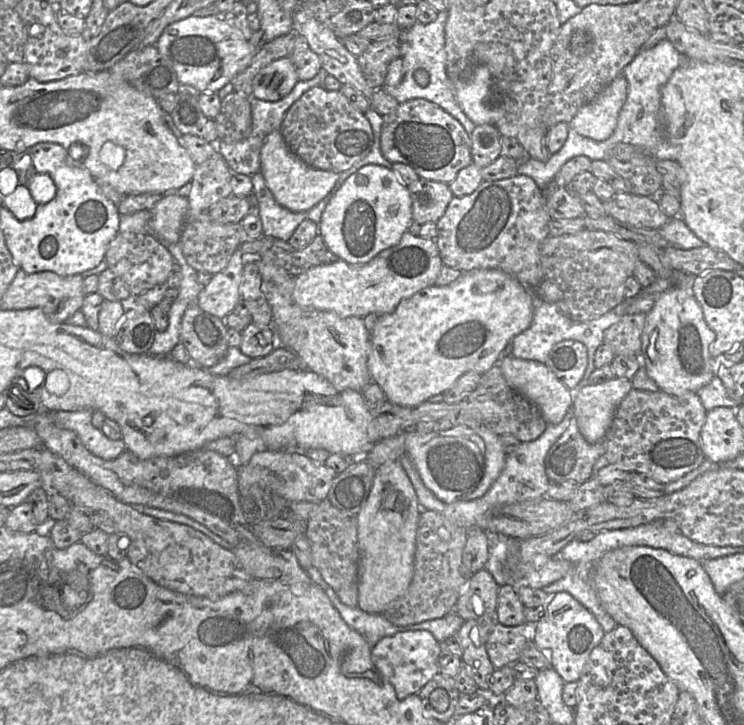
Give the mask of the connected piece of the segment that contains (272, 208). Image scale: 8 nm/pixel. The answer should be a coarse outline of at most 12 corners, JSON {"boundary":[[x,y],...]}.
{"boundary":[[261,171],[251,177],[263,235],[288,241],[307,212],[281,206]]}

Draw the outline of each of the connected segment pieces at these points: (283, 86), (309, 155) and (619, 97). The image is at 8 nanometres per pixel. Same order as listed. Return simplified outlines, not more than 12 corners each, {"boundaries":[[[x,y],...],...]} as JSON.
{"boundaries":[[[289,57],[263,67],[252,96],[279,101],[297,84]],[[307,90],[280,131],[309,166],[341,173],[373,131],[339,90]],[[617,75],[568,123],[604,141],[614,132],[628,82]]]}

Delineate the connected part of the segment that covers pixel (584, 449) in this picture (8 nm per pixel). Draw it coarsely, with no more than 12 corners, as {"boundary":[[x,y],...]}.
{"boundary":[[573,416],[544,460],[549,481],[582,484],[604,453]]}

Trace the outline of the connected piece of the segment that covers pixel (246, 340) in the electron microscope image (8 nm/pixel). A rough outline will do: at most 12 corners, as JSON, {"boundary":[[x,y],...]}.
{"boundary":[[248,324],[240,351],[262,358],[276,347],[272,326]]}

